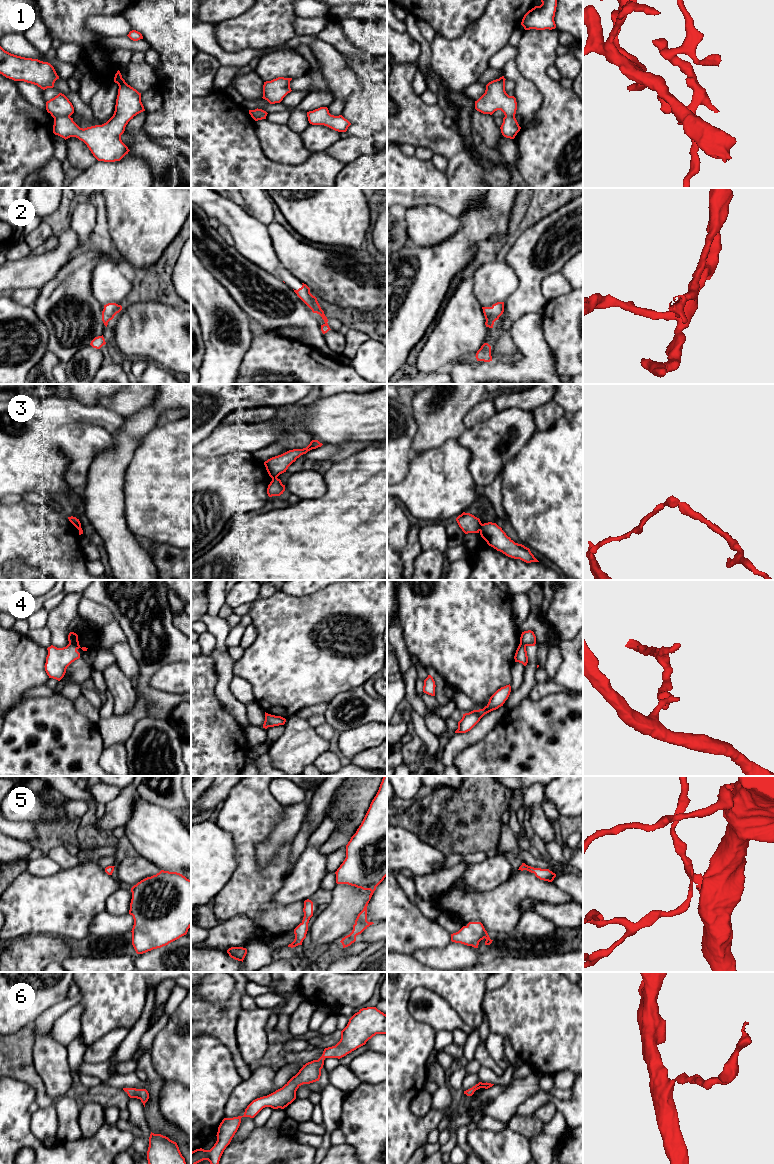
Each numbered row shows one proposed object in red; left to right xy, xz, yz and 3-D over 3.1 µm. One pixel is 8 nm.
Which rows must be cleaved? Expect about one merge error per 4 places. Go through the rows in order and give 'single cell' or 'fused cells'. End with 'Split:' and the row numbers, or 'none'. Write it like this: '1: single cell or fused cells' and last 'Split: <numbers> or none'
1: fused cells
2: single cell
3: fused cells
4: single cell
5: single cell
6: single cell
Split: 1, 3

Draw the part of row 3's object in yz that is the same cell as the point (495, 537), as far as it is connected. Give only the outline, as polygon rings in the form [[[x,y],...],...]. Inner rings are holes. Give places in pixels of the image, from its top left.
[[[488,522],[482,524],[480,535],[489,546],[508,557],[520,559],[526,563],[539,562],[529,548],[515,543],[496,523]]]

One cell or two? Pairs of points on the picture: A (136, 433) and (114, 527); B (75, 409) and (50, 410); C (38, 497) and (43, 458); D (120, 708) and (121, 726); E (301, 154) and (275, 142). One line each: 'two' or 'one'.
A: one
B: one
C: two
D: two
E: one

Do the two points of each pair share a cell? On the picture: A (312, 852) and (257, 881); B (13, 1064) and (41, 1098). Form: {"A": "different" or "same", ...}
{"A": "different", "B": "same"}

